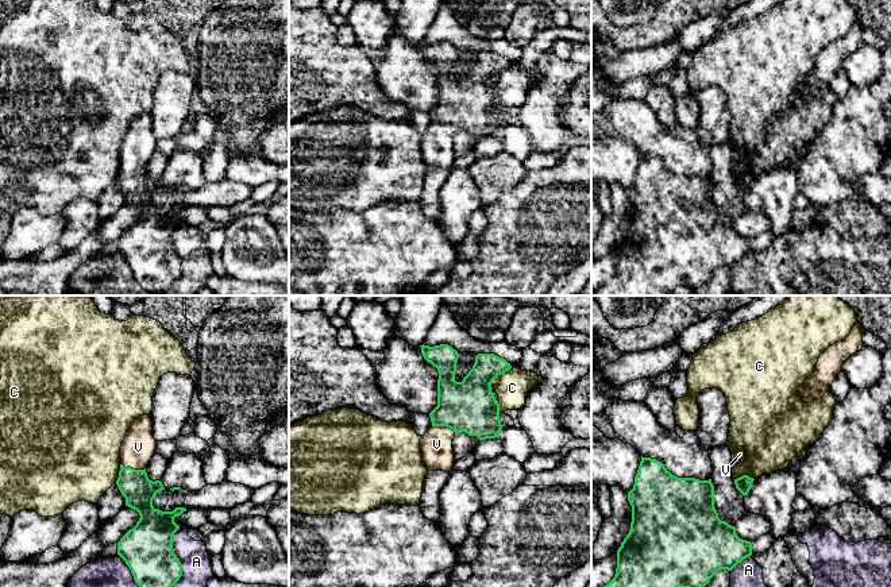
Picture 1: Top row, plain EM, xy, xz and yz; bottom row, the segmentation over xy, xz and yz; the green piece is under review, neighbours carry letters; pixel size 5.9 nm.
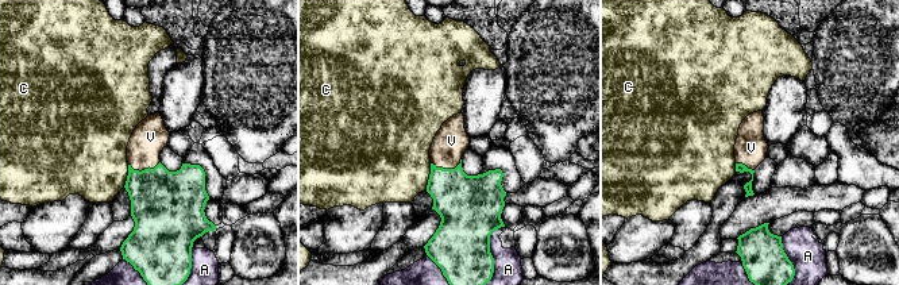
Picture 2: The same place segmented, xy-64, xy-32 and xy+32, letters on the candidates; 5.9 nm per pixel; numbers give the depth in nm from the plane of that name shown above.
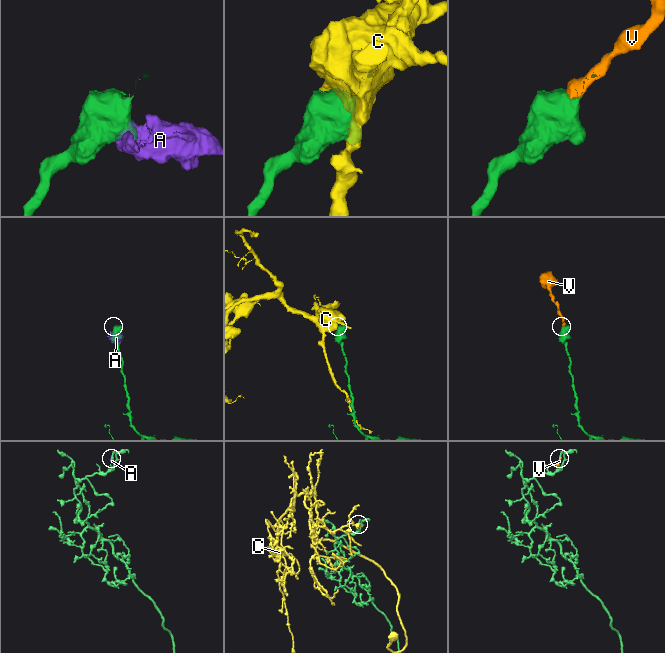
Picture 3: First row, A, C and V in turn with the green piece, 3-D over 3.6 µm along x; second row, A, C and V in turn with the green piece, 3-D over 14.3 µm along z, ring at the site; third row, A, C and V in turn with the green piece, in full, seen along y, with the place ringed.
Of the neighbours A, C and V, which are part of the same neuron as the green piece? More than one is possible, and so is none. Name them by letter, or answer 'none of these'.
V

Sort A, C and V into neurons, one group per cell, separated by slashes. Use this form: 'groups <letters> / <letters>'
groups A / C / V

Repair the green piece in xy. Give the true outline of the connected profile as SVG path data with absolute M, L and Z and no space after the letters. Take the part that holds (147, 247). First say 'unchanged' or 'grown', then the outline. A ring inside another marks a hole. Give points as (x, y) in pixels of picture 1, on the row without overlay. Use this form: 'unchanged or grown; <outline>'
grown; M150 112L135 116L120 144L120 169L116 182L126 196L126 204L136 208L140 213L136 223L130 227L117 240L117 252L126 259L135 281L153 293L165 291L182 274L182 262L173 247L173 233L180 227L174 216L186 209L185 205L176 205L173 209L162 209L153 204L155 193L165 188L161 178L150 178L146 165L155 151L157 138L153 135L153 119Z

